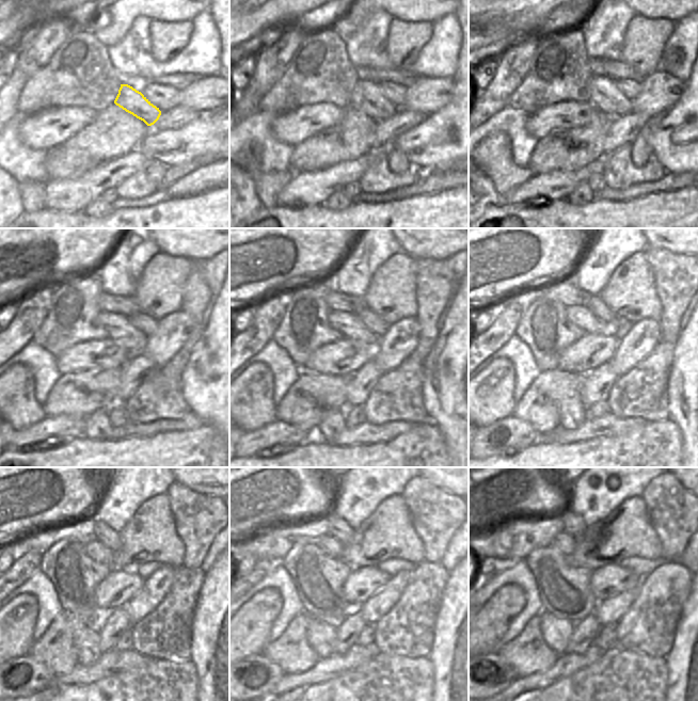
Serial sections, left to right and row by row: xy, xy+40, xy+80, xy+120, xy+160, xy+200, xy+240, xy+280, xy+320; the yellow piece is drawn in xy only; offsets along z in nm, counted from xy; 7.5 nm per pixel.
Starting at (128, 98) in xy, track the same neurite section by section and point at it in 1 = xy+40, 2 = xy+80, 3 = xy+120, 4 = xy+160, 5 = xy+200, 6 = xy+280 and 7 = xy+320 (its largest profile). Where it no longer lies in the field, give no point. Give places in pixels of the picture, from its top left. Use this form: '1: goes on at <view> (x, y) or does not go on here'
1: goes on at xy+40 (366, 97)
2: goes on at xy+80 (605, 96)
3: goes on at xy+120 (120, 330)
4: goes on at xy+160 (349, 324)
5: goes on at xy+200 (580, 316)
6: goes on at xy+280 (330, 546)
7: goes on at xy+320 (565, 543)

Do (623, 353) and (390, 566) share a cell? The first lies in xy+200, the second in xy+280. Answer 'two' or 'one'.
two

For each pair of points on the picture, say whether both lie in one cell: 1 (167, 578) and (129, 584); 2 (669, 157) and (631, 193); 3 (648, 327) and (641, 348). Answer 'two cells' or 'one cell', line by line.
1: two cells
2: two cells
3: one cell

